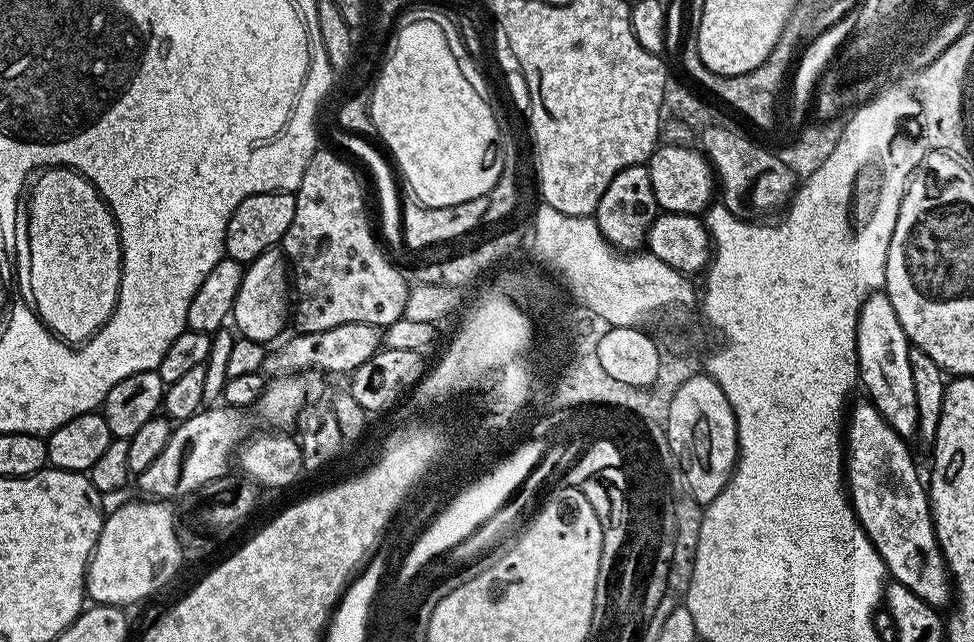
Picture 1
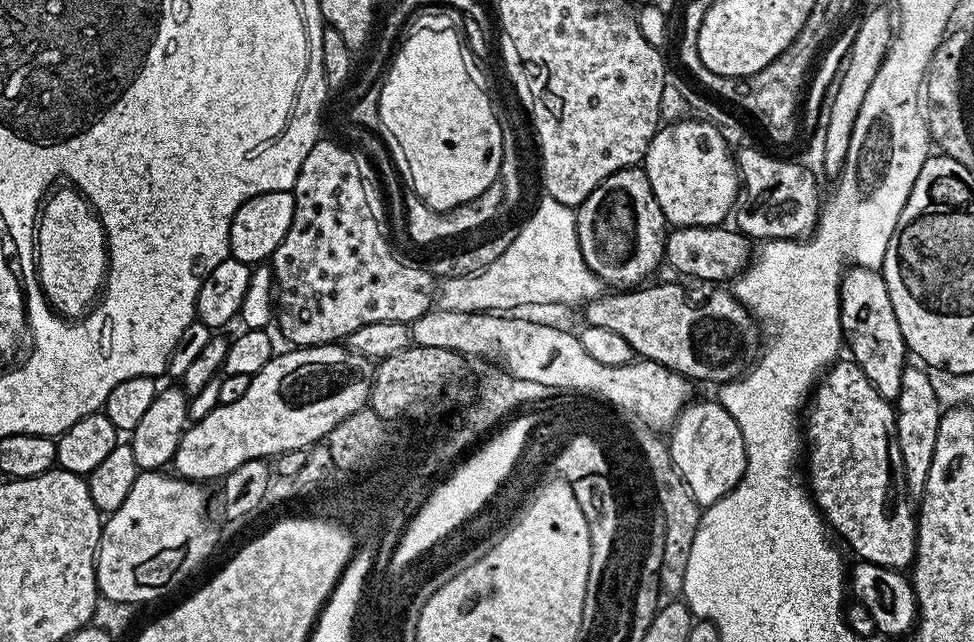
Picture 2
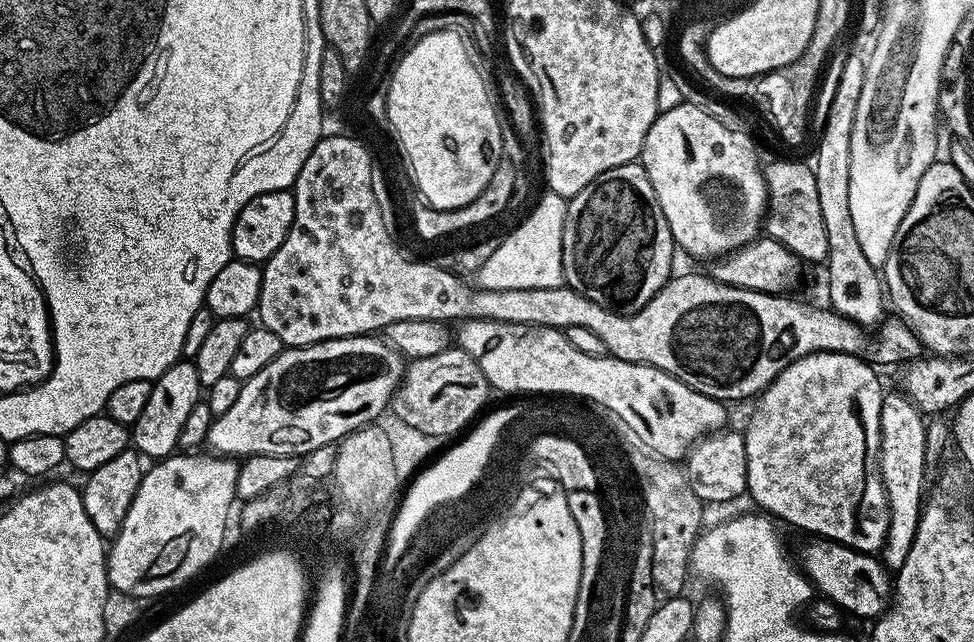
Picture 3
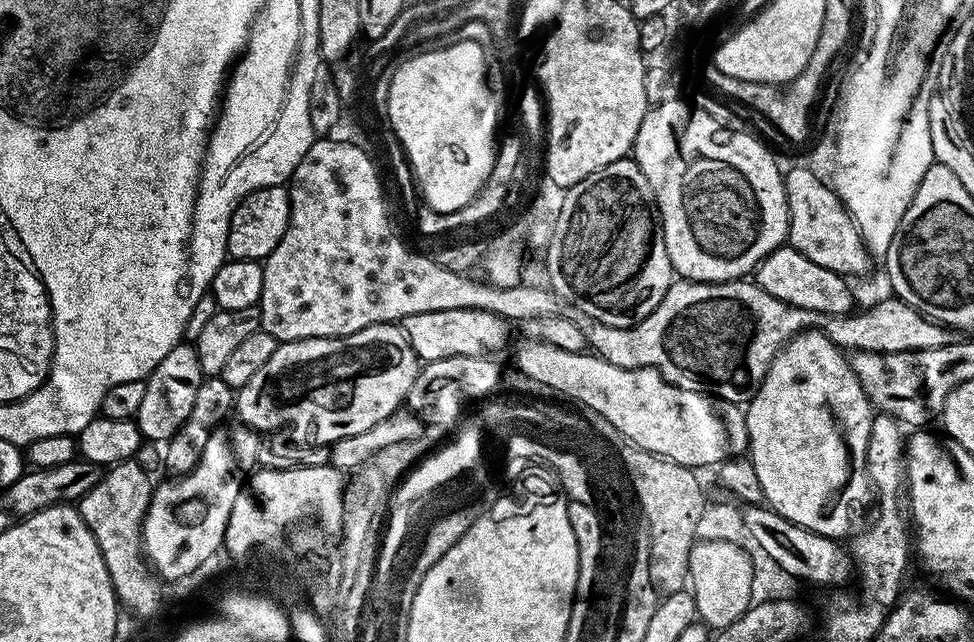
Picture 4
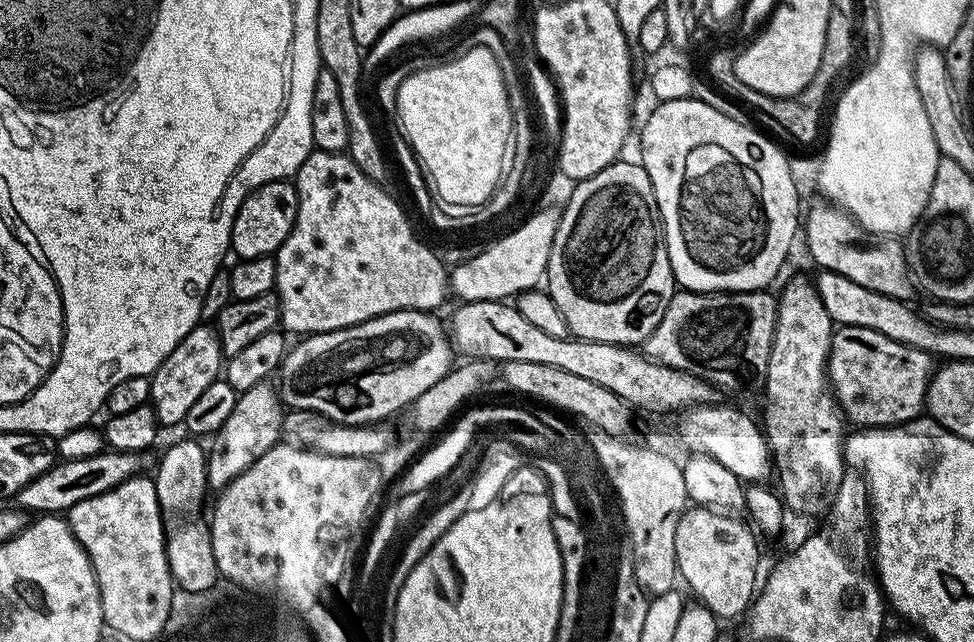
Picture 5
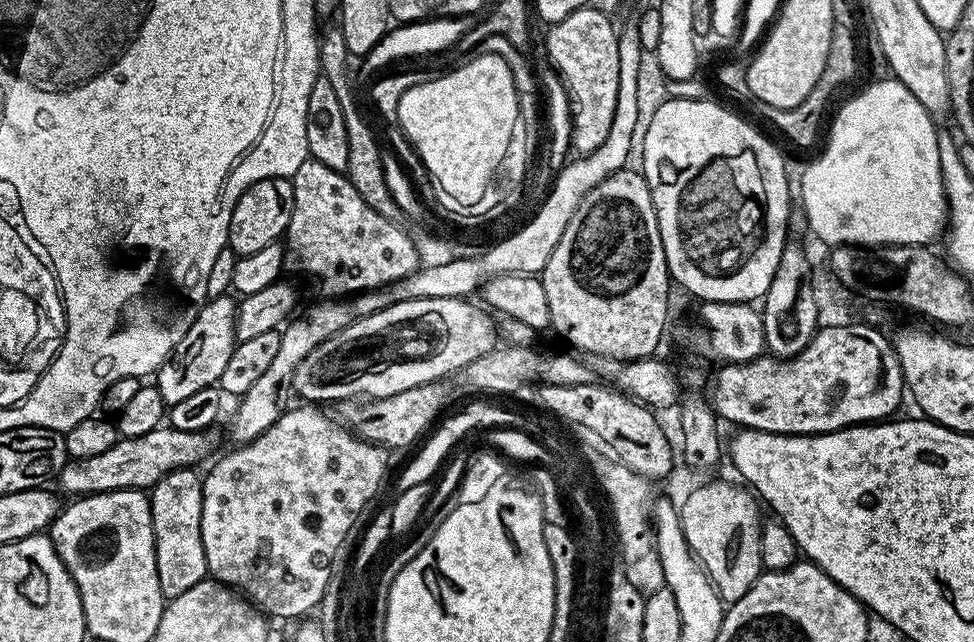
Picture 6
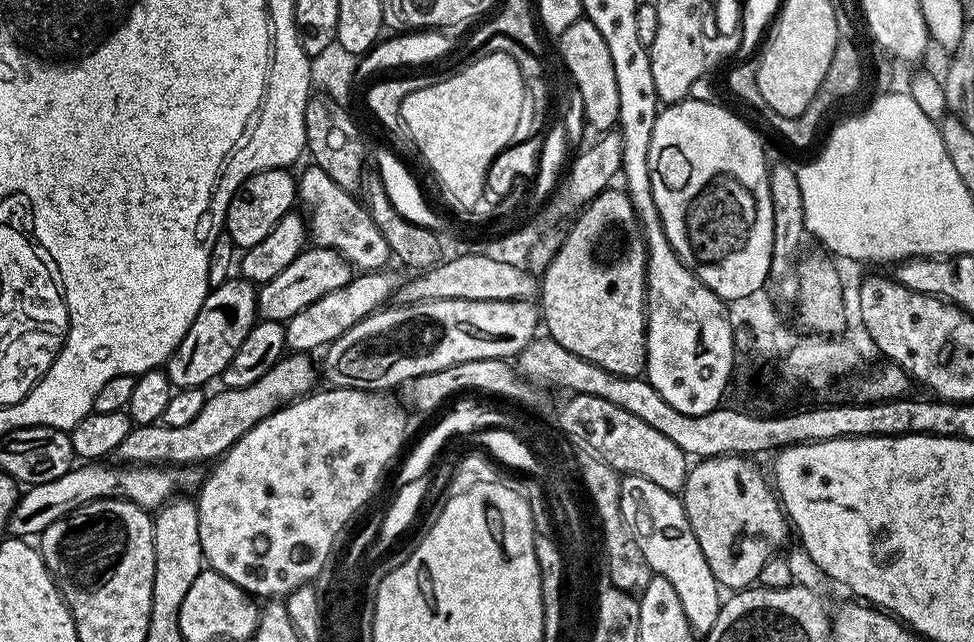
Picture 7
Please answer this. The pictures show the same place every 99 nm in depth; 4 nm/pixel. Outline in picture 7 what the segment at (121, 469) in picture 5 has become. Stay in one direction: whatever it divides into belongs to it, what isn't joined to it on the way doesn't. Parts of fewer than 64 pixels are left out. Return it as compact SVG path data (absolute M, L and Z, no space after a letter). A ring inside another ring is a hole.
M285 354L258 382L245 388L224 388L205 399L202 410L186 426L166 426L162 422L134 426L122 446L114 453L121 465L154 464L157 466L200 466L203 460L215 461L224 455L262 418L281 407L282 402L291 402L315 389L318 368L312 365L308 354Z

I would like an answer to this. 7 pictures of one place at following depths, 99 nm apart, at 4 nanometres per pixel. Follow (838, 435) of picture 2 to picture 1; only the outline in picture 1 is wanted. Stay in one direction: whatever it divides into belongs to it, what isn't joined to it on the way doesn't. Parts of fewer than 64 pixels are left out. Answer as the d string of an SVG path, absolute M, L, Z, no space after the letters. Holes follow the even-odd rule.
M863 402L864 404L853 403L850 411L846 416L846 487L848 490L848 498L852 502L852 508L856 512L856 517L859 518L860 524L864 527L864 532L870 538L872 544L878 550L878 554L882 558L887 575L893 581L901 583L902 586L908 587L918 596L918 598L925 601L932 608L937 610L943 609L943 604L950 600L950 577L948 575L948 563L944 561L944 555L940 549L940 543L936 537L936 531L932 525L932 506L928 499L928 489L925 481L920 481L920 476L916 473L916 464L912 461L912 452L908 449L909 441L905 437L899 436L893 428L888 425L882 418L882 414L870 402Z

